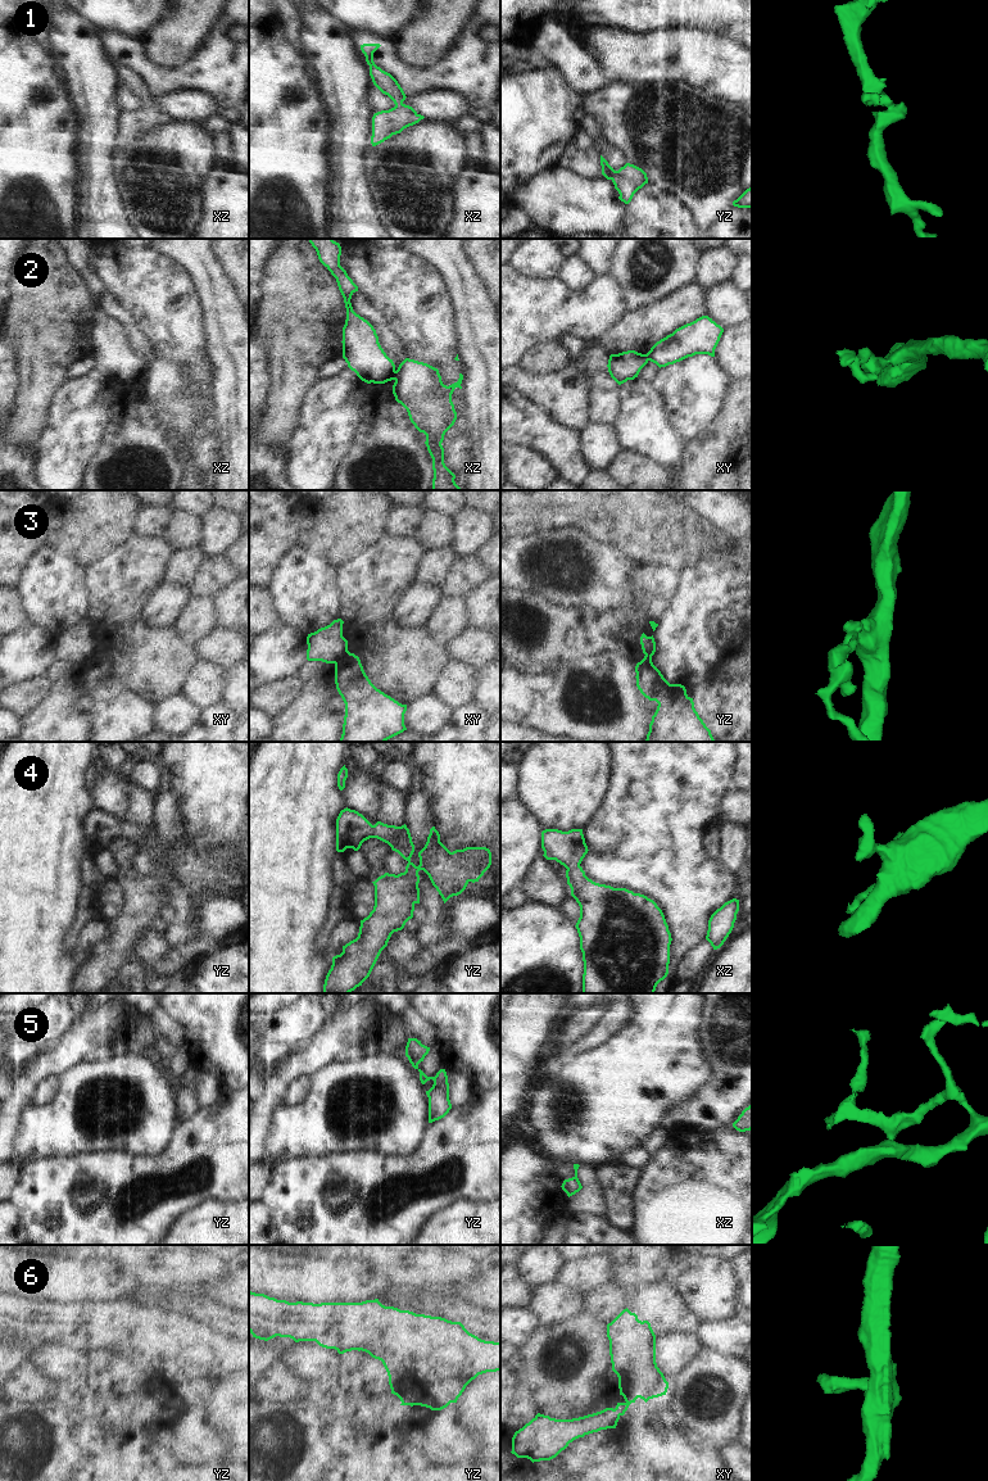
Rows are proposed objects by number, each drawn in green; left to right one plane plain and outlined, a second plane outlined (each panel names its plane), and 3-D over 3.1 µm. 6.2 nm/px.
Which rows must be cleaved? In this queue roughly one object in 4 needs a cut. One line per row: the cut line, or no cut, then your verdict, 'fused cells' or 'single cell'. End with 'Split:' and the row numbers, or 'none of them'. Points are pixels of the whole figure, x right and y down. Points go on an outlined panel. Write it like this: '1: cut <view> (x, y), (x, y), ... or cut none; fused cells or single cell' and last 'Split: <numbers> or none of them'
1: cut none; single cell
2: cut xz (394, 371), (395, 379); fused cells
3: cut xy (347, 650), (335, 664); fused cells
4: cut none; single cell
5: cut yz (433, 1077), (434, 1079); fused cells
6: cut xy (626, 1402), (629, 1404); fused cells
Split: 2, 3, 5, 6

